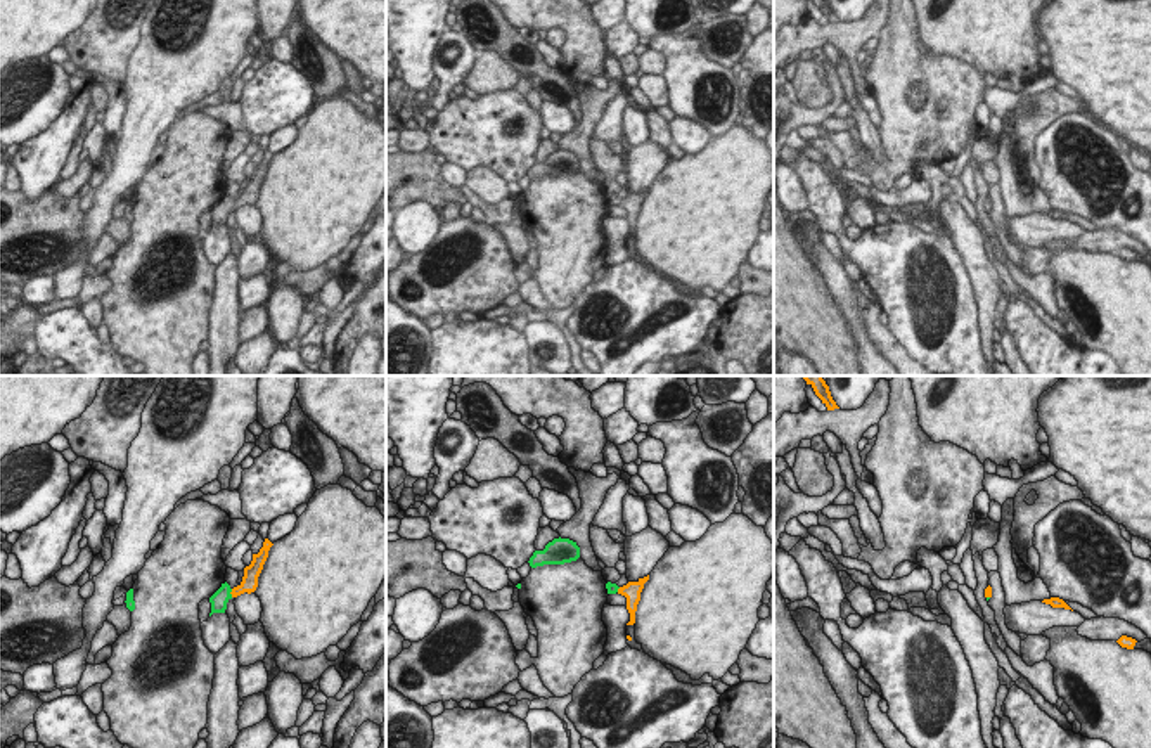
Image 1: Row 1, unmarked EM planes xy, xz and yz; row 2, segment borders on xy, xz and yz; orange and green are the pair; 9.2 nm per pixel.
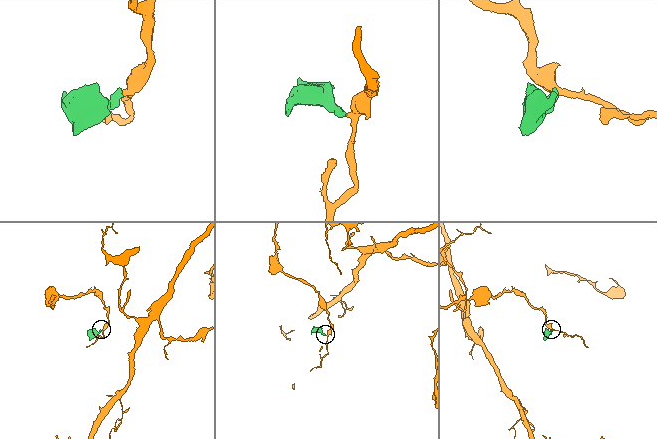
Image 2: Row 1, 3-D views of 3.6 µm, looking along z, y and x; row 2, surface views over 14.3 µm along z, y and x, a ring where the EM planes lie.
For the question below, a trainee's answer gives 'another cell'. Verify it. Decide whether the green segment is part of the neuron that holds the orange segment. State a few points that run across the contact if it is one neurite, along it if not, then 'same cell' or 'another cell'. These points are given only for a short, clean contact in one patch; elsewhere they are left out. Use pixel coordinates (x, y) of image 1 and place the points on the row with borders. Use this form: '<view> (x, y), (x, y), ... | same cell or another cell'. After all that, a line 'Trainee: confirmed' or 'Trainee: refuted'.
xy (250, 580), (241, 589), (231, 593), (218, 601) | same cell
Trainee: refuted

